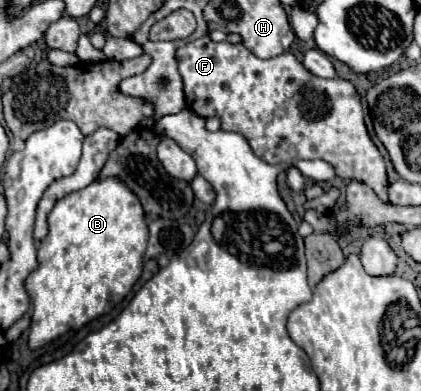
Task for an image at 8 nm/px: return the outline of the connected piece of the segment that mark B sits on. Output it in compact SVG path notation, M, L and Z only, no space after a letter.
M105 178L95 180L83 190L71 192L65 198L61 198L55 208L49 214L49 234L39 246L37 258L39 268L31 272L25 280L25 288L31 296L31 334L29 334L29 346L41 348L43 344L55 340L57 336L79 330L87 322L107 314L113 310L115 304L119 304L137 278L143 272L143 254L147 248L147 220L145 210L137 198L137 194L119 178Z

